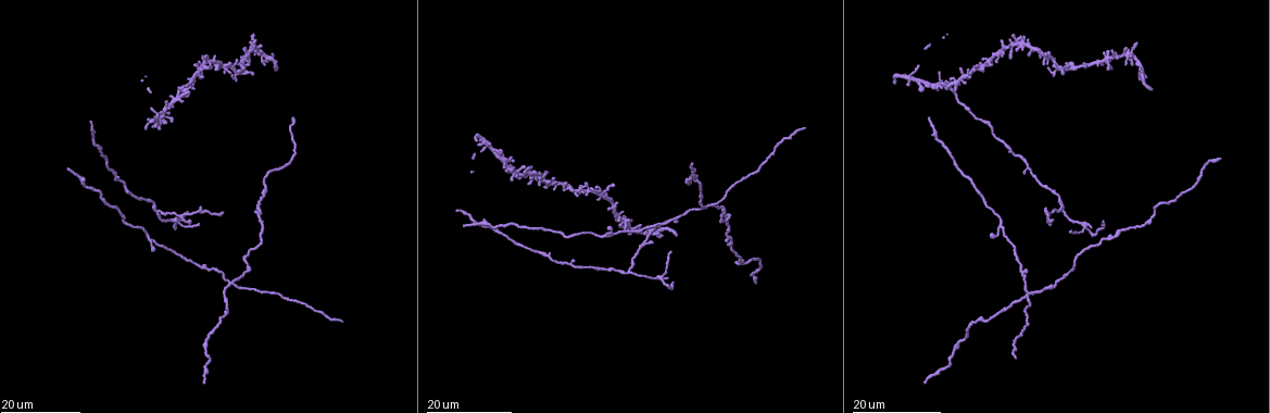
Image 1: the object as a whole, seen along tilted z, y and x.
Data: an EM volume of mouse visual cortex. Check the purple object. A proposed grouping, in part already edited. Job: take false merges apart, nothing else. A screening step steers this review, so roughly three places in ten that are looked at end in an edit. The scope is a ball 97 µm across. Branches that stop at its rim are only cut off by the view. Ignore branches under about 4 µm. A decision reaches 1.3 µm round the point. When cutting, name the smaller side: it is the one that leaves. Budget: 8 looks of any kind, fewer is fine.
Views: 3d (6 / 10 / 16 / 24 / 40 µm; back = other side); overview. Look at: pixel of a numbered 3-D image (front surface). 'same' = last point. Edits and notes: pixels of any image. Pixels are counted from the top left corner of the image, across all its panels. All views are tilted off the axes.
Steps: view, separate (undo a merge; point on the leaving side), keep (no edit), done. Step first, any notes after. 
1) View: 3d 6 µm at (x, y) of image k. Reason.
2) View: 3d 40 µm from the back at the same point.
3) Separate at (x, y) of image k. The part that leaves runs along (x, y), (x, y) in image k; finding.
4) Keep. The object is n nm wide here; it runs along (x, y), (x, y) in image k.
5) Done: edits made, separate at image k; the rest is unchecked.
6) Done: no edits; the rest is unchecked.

View: 3d 16 µm at (1025, 296) of image 1. Four-way junction.

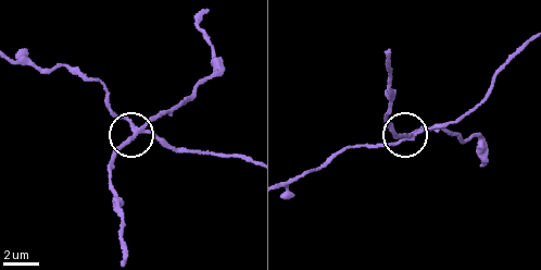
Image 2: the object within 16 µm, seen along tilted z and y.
View: 3d 6 µm at (135, 132) of image 2.

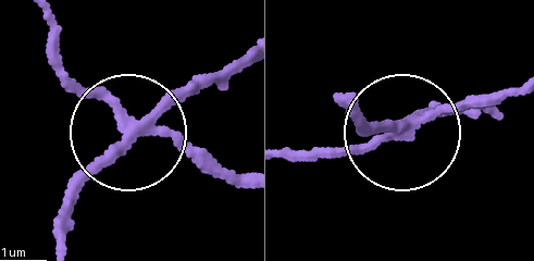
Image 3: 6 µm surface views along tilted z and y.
Separate at (79, 96) of image 3. The part that leaves runs along (133, 125), (64, 70), (49, 13) in image 3; a second neuron is stuck on.

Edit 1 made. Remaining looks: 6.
View: 3d 24 µm at (950, 363) of image 1. Thick turns thin.

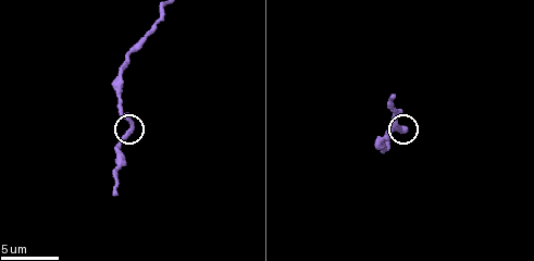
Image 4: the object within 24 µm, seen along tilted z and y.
View: 3d 10 µm at (130, 126) of image 4.

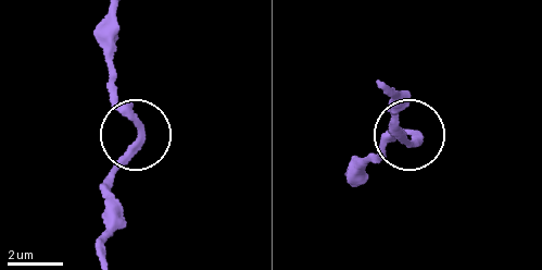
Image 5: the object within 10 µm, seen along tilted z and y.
Keep. The object is 260 nm wide here; continuous, no second neuron.

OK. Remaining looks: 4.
View: 3d 24 µm at (603, 192) of image 1. Thin arm on a thick one.

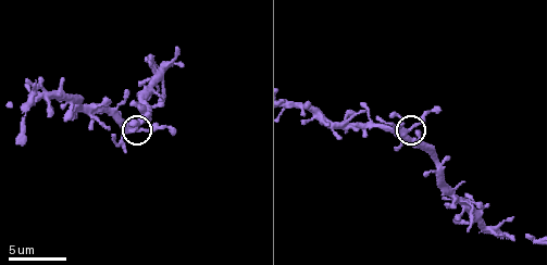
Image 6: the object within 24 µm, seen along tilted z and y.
View: 3d 6 µm at (409, 129) of image 6.

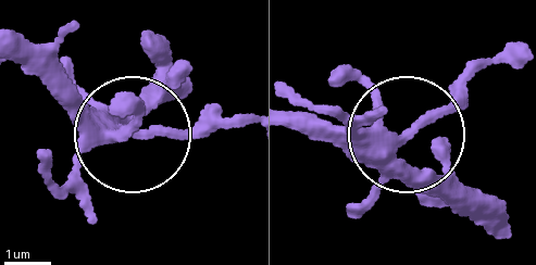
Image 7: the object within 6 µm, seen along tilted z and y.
Keep. It runs along (482, 227), (444, 205), (404, 144), (478, 71) in image 7; all the same neuron.

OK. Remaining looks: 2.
Done: edits made, separate at image 3; the rest is unchecked.

